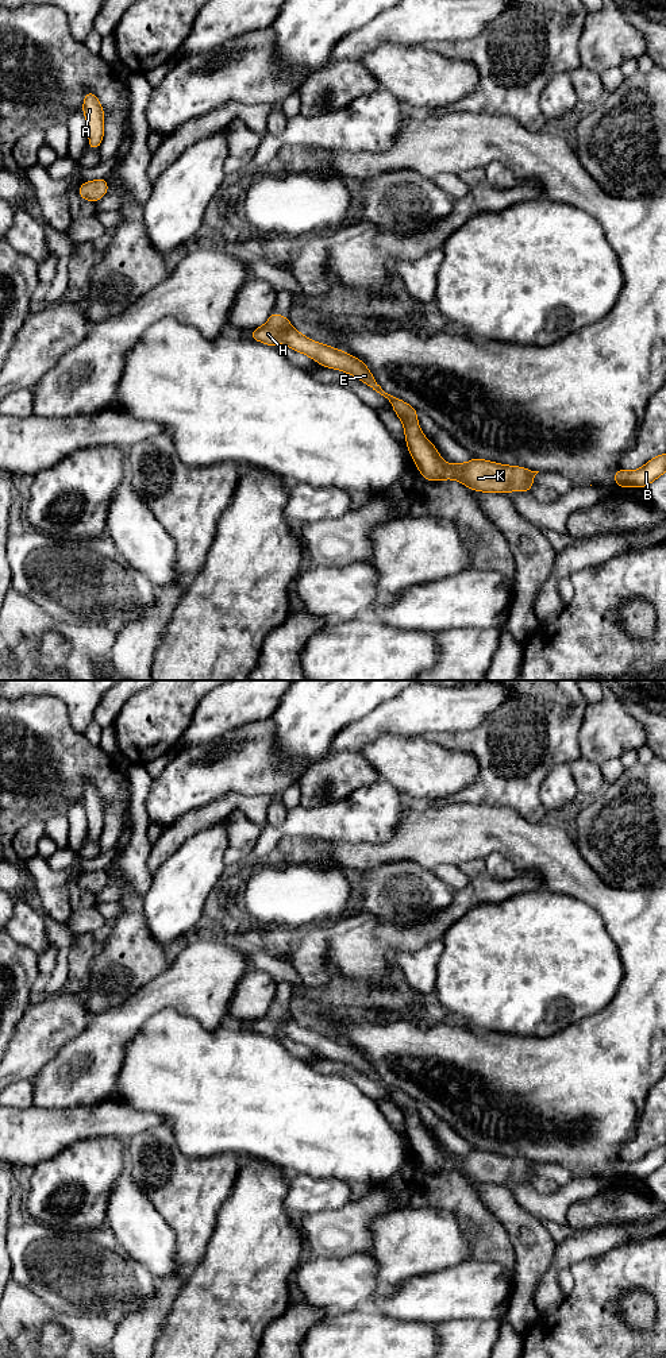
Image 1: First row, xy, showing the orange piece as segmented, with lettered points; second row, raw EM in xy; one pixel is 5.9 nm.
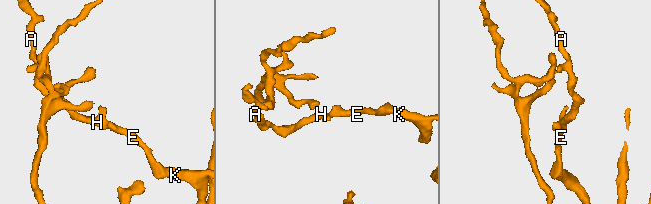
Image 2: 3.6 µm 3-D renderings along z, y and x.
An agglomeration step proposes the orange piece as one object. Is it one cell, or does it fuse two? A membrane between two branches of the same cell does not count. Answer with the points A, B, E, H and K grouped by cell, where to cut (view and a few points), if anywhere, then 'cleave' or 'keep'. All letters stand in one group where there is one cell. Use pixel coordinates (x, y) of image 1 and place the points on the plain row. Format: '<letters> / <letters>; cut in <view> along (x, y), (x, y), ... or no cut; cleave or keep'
A B E H K; no cut; keep

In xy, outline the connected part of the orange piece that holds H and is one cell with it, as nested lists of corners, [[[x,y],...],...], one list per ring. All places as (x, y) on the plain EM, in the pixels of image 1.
[[[273,1000],[267,1014],[247,1026],[253,1031],[276,1038],[280,1033],[292,1041],[305,1045],[319,1056],[342,1061],[365,1073],[392,1095],[396,1106],[404,1115],[408,1142],[420,1165],[430,1173],[458,1170],[467,1180],[484,1184],[531,1183],[532,1172],[539,1162],[519,1157],[504,1157],[490,1151],[473,1149],[470,1153],[454,1157],[446,1154],[438,1141],[421,1124],[417,1115],[417,1103],[400,1089],[385,1084],[372,1066],[367,1057],[353,1046],[330,1037],[313,1033],[297,1023],[289,1015],[289,1007],[278,1007]]]

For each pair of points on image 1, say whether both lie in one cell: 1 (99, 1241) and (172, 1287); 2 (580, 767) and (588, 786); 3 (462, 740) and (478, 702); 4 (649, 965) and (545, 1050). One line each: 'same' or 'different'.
1: different
2: same
3: different
4: same

